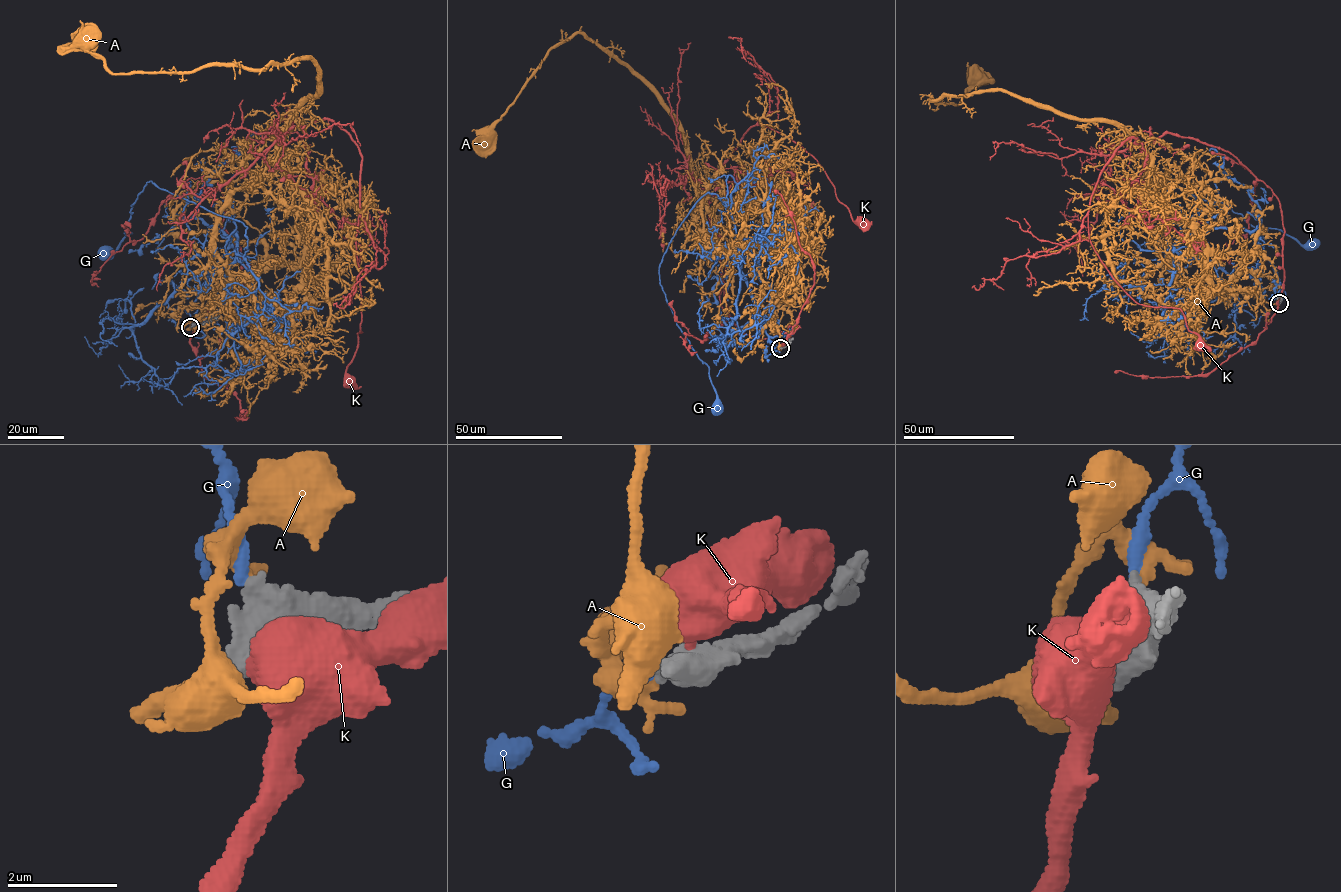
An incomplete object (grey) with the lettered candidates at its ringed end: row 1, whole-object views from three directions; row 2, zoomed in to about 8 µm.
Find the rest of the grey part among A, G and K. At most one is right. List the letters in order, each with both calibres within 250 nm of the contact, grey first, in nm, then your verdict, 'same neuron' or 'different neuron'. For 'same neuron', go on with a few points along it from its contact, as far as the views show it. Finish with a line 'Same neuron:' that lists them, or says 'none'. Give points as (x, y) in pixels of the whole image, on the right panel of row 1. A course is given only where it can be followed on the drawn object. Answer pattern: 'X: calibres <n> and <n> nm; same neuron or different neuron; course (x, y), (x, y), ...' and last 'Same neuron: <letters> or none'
A: calibres 550 and 200 nm; different neuron
G: calibres 550 and 240 nm; different neuron
K: calibres 600 and 500 nm; different neuron
Same neuron: none

